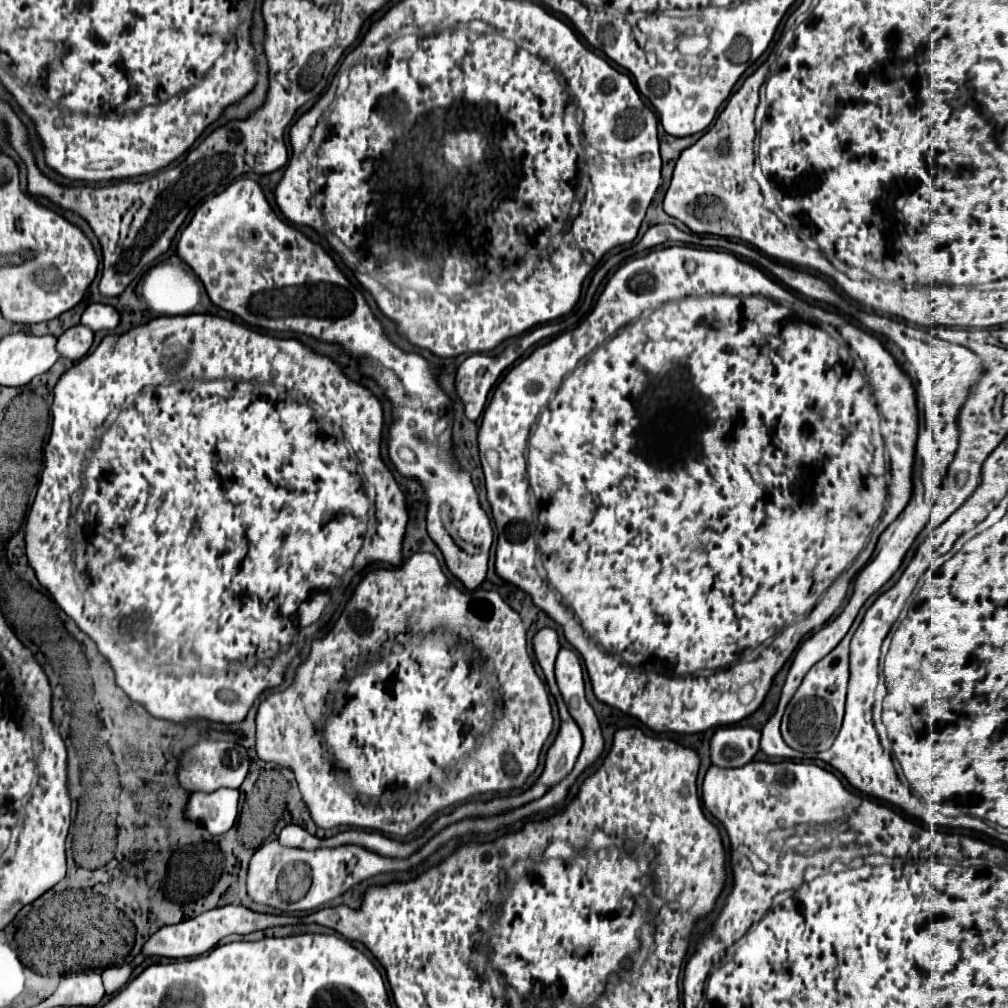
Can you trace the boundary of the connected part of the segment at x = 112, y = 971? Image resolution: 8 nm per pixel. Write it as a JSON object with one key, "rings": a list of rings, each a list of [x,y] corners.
{"rings":[[[125,963],[121,967],[109,967],[103,971],[103,985],[105,985],[105,991],[111,995],[115,991],[119,991],[131,977],[131,971],[133,971],[133,965],[131,963]]]}

